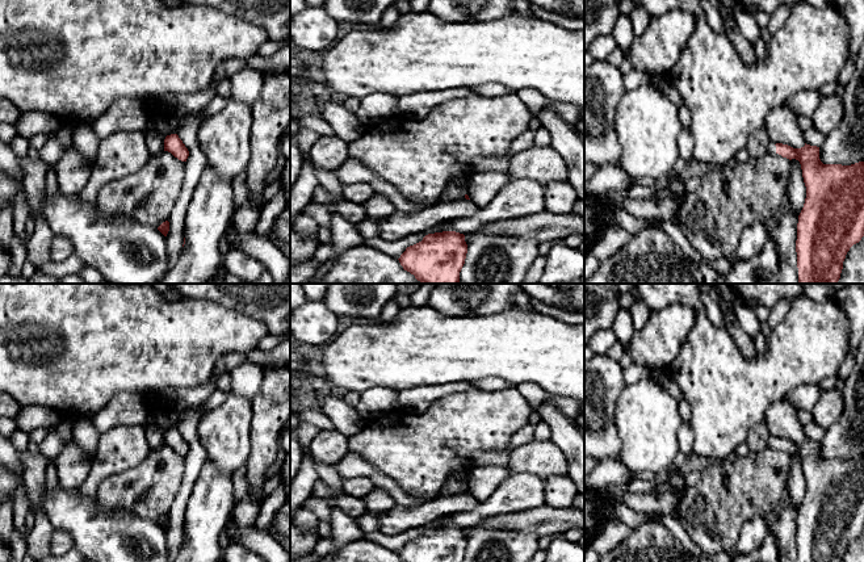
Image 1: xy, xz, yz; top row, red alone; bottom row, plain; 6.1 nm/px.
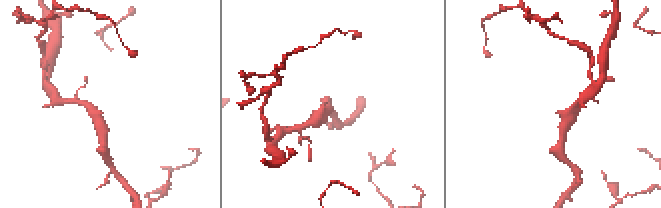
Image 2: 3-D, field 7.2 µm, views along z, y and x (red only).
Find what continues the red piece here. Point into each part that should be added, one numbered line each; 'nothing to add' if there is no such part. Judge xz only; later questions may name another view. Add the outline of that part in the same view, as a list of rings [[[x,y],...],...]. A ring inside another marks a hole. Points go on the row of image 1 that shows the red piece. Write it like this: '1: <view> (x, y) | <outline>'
nothing to add

